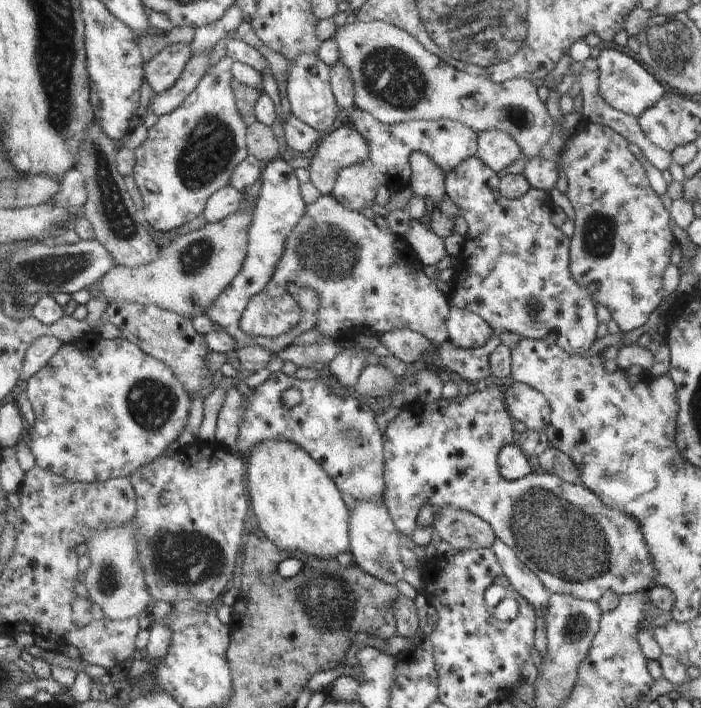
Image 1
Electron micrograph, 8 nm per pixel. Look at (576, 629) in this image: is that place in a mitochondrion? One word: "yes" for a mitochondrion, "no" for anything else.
yes

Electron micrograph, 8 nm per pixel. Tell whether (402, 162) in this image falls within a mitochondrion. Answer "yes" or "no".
no

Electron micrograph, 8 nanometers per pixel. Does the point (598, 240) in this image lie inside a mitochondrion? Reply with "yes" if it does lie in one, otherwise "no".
yes

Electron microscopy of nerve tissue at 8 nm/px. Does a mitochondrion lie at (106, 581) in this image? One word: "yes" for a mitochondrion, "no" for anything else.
yes

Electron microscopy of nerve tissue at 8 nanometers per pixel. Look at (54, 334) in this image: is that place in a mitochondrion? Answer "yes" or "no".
no

